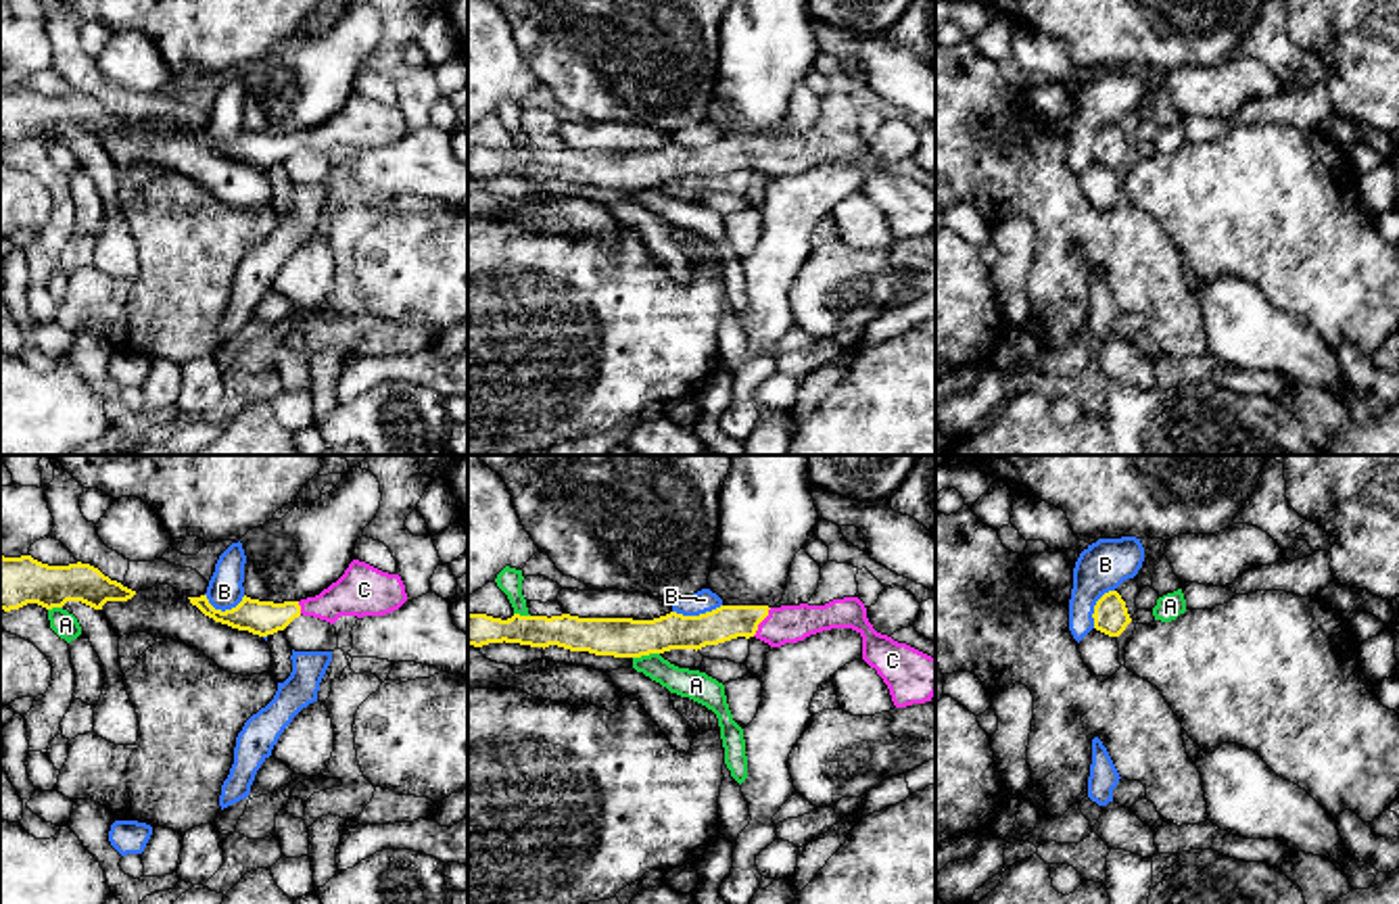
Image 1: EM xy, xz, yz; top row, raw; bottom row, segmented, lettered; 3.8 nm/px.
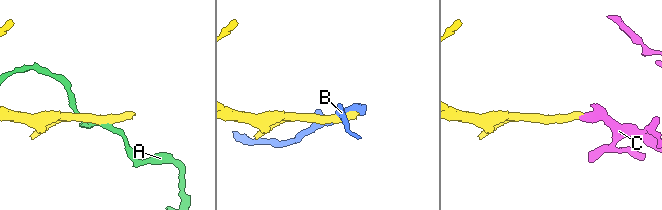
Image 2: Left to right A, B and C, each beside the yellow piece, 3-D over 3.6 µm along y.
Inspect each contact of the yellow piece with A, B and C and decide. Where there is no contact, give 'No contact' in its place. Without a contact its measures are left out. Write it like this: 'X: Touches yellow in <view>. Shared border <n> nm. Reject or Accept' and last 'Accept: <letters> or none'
A: Touches yellow in xz. Shared border 110 nm. Reject
B: Touches yellow in xz. Shared border 190 nm. Reject
C: Touches yellow in xz. Shared border 130 nm. Accept
Accept: C

